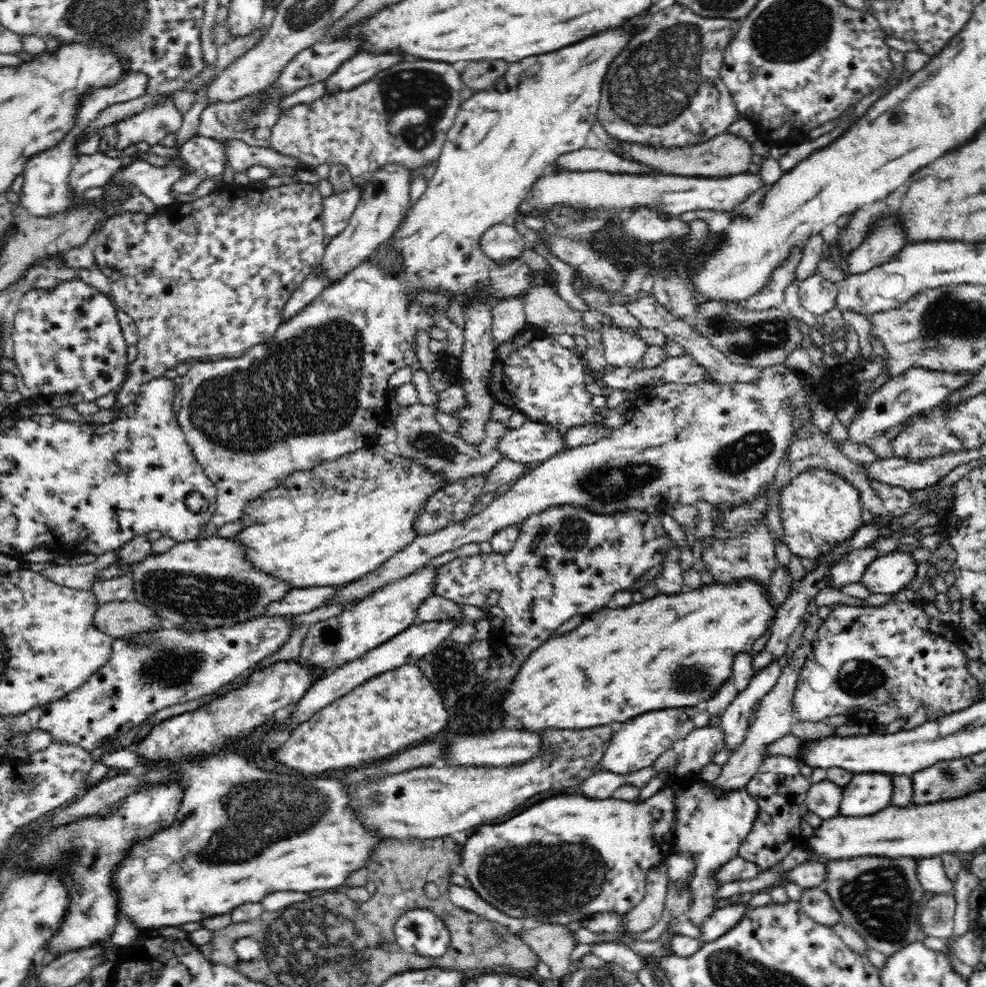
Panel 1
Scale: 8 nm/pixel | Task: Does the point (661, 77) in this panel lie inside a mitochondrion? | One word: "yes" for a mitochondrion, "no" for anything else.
yes

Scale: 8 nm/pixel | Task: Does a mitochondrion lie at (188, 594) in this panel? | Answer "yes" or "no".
yes

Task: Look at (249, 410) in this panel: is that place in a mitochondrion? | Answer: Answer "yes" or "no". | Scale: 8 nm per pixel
yes

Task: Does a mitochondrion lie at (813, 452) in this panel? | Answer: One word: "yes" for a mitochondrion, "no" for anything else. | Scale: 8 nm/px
no

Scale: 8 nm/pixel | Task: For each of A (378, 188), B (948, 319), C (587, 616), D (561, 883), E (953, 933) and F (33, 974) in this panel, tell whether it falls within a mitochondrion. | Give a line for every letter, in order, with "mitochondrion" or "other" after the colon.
A: other
B: mitochondrion
C: other
D: mitochondrion
E: other
F: other

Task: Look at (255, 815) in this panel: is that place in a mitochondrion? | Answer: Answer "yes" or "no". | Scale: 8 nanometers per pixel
yes

